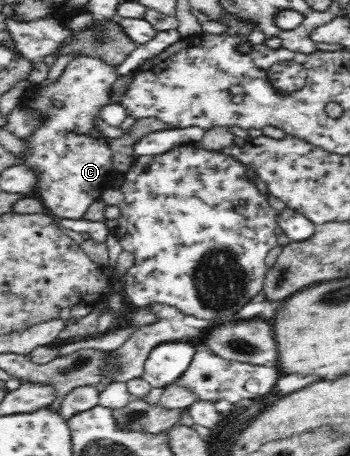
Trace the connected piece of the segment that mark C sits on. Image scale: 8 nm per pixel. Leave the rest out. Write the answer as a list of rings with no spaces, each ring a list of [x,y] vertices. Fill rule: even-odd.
[[[81,55],[73,58],[66,65],[62,75],[55,83],[41,88],[35,88],[35,84],[33,84],[32,89],[27,91],[28,96],[23,100],[25,106],[41,110],[47,119],[31,138],[25,140],[28,149],[20,161],[25,161],[25,164],[29,164],[41,172],[37,197],[43,201],[42,204],[51,211],[52,215],[57,215],[61,219],[81,219],[91,204],[99,200],[103,191],[111,187],[114,182],[117,169],[112,162],[112,153],[106,142],[107,138],[92,125],[92,119],[99,116],[101,107],[113,103],[111,85],[117,80],[114,69],[115,67],[103,63],[100,59]],[[53,101],[63,101],[63,106],[57,108],[53,105]]]

